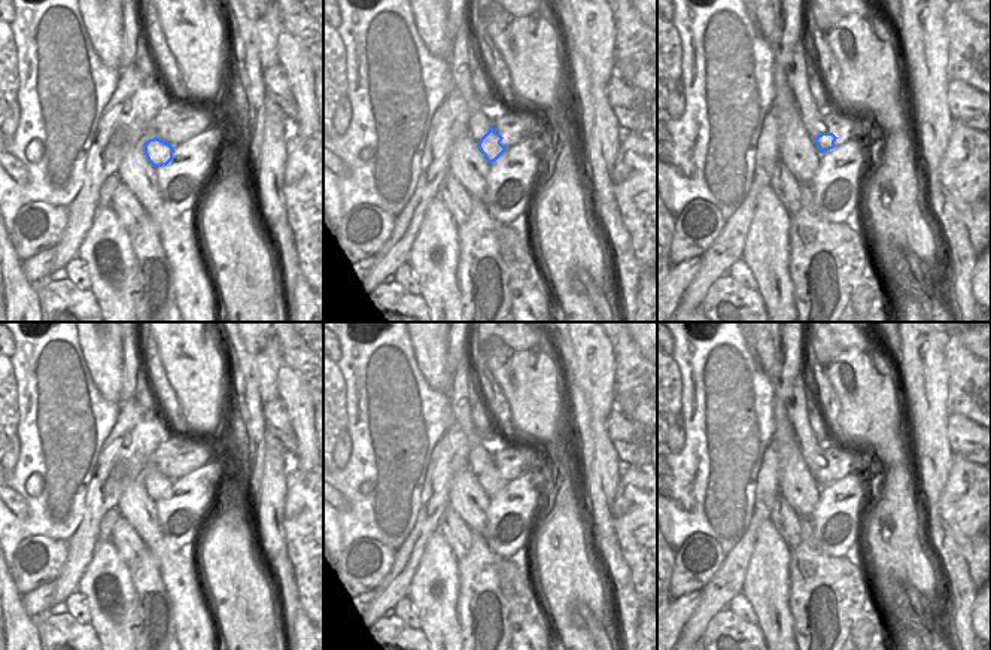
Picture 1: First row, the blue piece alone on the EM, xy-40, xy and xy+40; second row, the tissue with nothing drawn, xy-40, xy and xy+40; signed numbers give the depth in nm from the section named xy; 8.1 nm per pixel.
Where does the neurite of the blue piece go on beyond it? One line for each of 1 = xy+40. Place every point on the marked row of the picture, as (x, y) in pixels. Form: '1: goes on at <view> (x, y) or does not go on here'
1: goes on at xy+40 (798, 79)

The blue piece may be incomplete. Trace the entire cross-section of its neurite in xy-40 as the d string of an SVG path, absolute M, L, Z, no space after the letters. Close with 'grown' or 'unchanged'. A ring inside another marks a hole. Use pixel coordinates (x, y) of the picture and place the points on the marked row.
M146 128L139 146L145 149L145 155L151 165L162 167L173 160L173 146L158 137L151 137L151 130Z; grown

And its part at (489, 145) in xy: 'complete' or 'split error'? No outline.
split error

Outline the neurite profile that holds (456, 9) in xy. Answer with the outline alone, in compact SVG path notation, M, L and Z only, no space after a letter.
M449 0L447 3L447 33L452 40L456 39L459 27L463 24L466 30L471 30L471 19L468 10L471 9L471 0Z

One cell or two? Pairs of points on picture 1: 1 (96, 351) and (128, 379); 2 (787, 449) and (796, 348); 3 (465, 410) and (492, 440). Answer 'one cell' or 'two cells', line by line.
1: two cells
2: one cell
3: two cells

